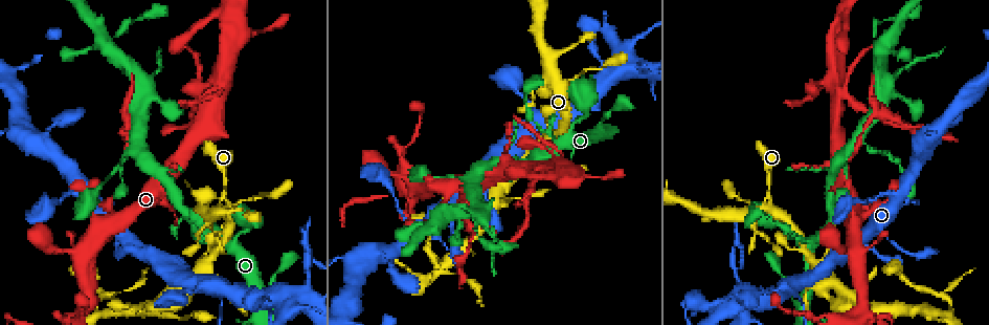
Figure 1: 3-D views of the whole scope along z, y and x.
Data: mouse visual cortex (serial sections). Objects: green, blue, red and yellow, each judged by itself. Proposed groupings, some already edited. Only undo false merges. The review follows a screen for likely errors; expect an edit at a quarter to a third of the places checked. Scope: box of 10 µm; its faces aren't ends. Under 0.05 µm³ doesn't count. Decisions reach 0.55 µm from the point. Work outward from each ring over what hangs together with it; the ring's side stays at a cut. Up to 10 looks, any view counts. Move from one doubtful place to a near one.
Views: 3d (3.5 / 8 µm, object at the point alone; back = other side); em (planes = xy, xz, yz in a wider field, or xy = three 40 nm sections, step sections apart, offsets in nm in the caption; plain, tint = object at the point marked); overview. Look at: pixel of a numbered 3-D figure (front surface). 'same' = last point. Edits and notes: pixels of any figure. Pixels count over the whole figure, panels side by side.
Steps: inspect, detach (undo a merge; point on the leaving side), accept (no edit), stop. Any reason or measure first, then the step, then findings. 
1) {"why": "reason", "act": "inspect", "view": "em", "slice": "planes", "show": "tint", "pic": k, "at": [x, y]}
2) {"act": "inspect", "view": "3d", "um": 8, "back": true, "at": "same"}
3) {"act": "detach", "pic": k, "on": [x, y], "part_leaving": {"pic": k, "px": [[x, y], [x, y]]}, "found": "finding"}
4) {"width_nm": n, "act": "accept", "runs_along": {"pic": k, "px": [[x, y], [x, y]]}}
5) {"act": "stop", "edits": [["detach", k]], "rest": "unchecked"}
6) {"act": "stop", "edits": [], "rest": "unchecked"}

{"why": "abrupt turn", "act": "inspect", "view": "3d", "um": 3.5, "pic": 1, "at": [770, 207]}

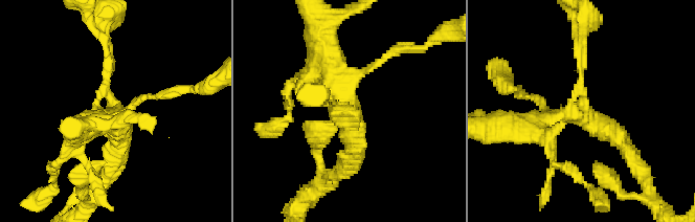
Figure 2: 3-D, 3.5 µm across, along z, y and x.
{"arms": 4, "arm_widths_nm": [100, 150, 250, 300], "why": "shape alone is not enough", "act": "inspect", "view": "em", "slice": "xy", "step": 1, "show": "tint", "pic": 2, "at": [115, 110]}

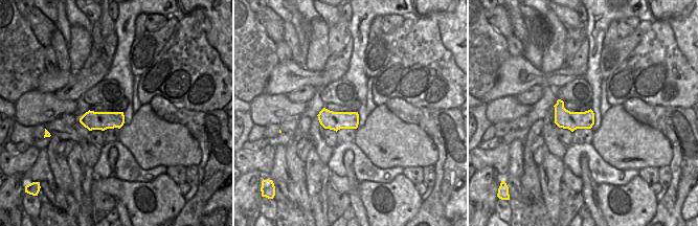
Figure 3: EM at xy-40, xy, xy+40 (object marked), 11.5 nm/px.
{"why": "another direction", "act": "inspect", "view": "em", "slice": "planes", "show": "tint", "at": "same"}

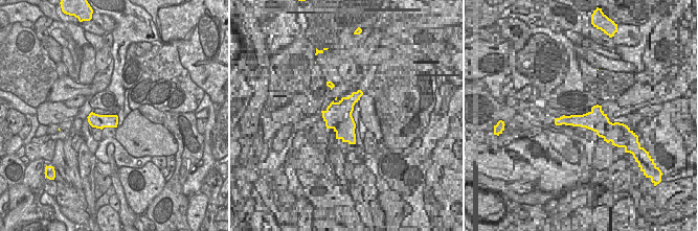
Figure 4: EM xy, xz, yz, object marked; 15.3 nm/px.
{"act": "accept", "runs_along": {"pic": 2, "px": [[580, 42], [583, 113], [633, 158]]}, "found": "one cell here"}

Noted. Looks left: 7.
{"why": "side arm on a straight run", "act": "inspect", "view": "3d", "um": 8, "pic": 1, "at": [214, 103]}

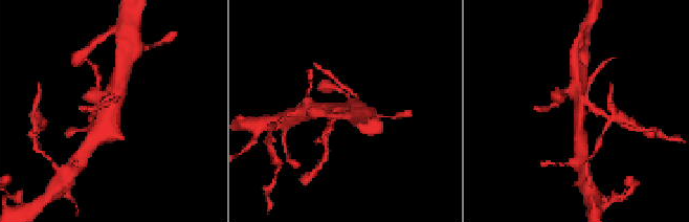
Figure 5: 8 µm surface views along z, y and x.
{"act": "inspect", "view": "3d", "um": 3.5, "at": "same"}

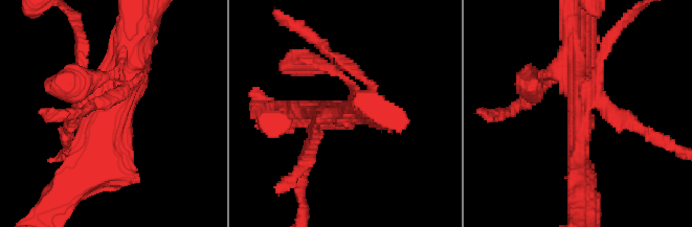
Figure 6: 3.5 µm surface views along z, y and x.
{"act": "inspect", "view": "em", "slice": "xy", "step": 5, "show": "tint", "pic": 6, "at": [110, 110]}

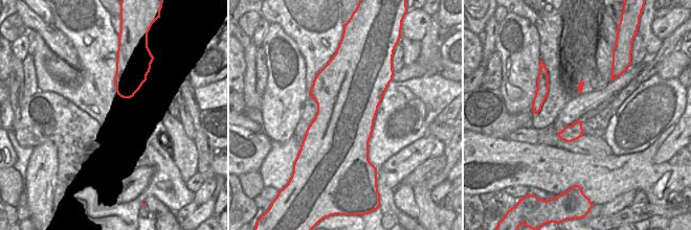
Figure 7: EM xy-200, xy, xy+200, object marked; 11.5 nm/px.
{"act": "accept", "runs_along": {"pic": 6, "px": [[81, 176], [132, 47]]}, "found": "one cell here"}

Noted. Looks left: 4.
{"why": "thin neck", "act": "inspect", "view": "3d", "um": 3.5, "pic": 1, "at": [44, 135]}

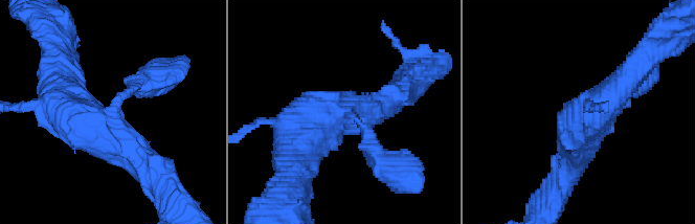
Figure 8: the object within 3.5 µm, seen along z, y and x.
{"arms": 4, "arm_widths_nm": [150, 200, 450, 500], "act": "inspect", "view": "em", "slice": "planes", "show": "tint", "pic": 8, "at": [110, 111]}

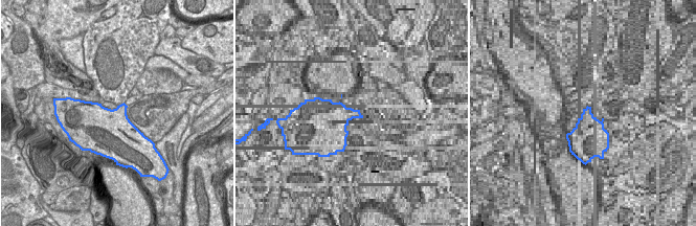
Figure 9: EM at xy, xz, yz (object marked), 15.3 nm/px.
{"act": "accept", "found": "one cell here"}

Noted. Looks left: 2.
{"act": "stop", "edits": [], "rest": "unchecked"}

